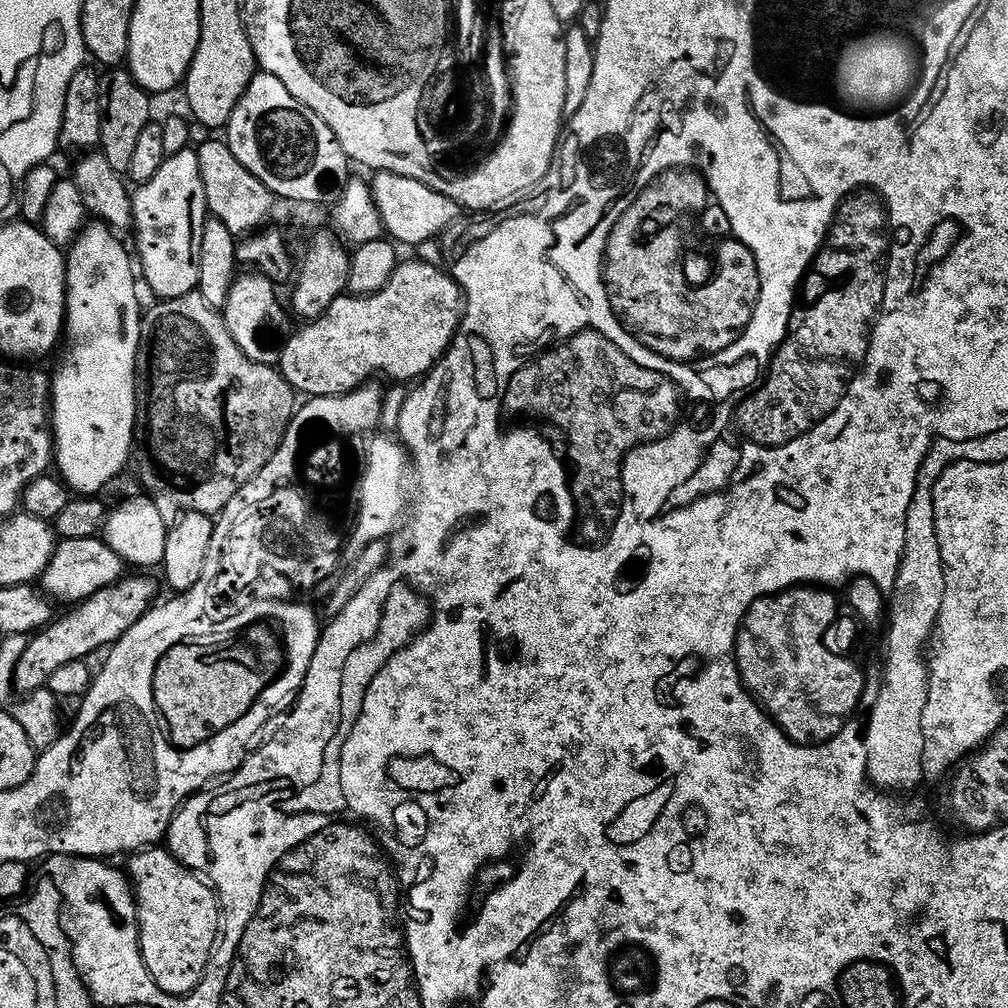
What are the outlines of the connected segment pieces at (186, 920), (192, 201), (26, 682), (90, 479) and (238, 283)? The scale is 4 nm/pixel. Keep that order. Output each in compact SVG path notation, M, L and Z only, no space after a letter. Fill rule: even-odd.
M149 846L137 850L127 857L126 875L134 889L136 897L136 923L140 930L140 953L148 973L154 982L166 994L184 996L193 992L202 978L208 958L214 951L214 945L220 931L220 901L212 891L211 884L203 876L173 856L164 846Z
M191 147L165 155L162 166L158 166L158 174L135 185L132 192L132 228L136 232L136 248L140 254L138 268L143 283L144 280L148 283L156 298L169 300L196 288L202 230L208 215L200 160Z
M121 575L110 586L102 586L93 596L79 601L64 617L53 619L29 639L13 668L12 687L17 693L27 694L47 685L50 674L66 662L84 660L95 648L111 645L138 618L148 613L157 603L156 580L152 576ZM104 644L104 645L103 645Z
M96 218L93 219L91 222L85 223L84 227L80 229L80 233L76 236L75 240L72 241L71 244L67 245L66 248L66 263L64 266L64 284L66 287L66 293L64 296L64 327L62 329L63 335L66 337L68 336L68 349L64 352L64 357L60 360L60 369L57 370L55 373L54 371L51 373L50 376L50 383L52 386L52 395L50 397L50 423L52 425L52 442L54 445L54 464L55 467L60 467L58 469L58 475L61 480L64 481L65 485L73 493L76 494L96 494L99 493L101 490L99 488L107 489L109 485L113 483L121 475L120 472L124 468L124 463L127 462L127 460L130 460L130 457L133 455L134 452L134 433L136 430L136 398L137 398L137 363L136 363L136 352L140 348L140 318L142 315L142 307L140 308L140 300L138 297L136 297L136 280L138 284L138 276L137 273L134 271L134 260L132 257L132 260L130 257L128 257L128 252L126 249L124 249L124 244L122 241L119 240L117 233L113 231L113 229L109 228L107 223L105 221Z
M251 270L241 271L232 281L222 315L226 330L230 330L230 338L238 342L238 350L242 350L246 358L276 366L280 363L282 340L281 337L276 337L276 315L280 312L280 304L276 301L276 292L272 288L275 288L273 281L265 276Z

